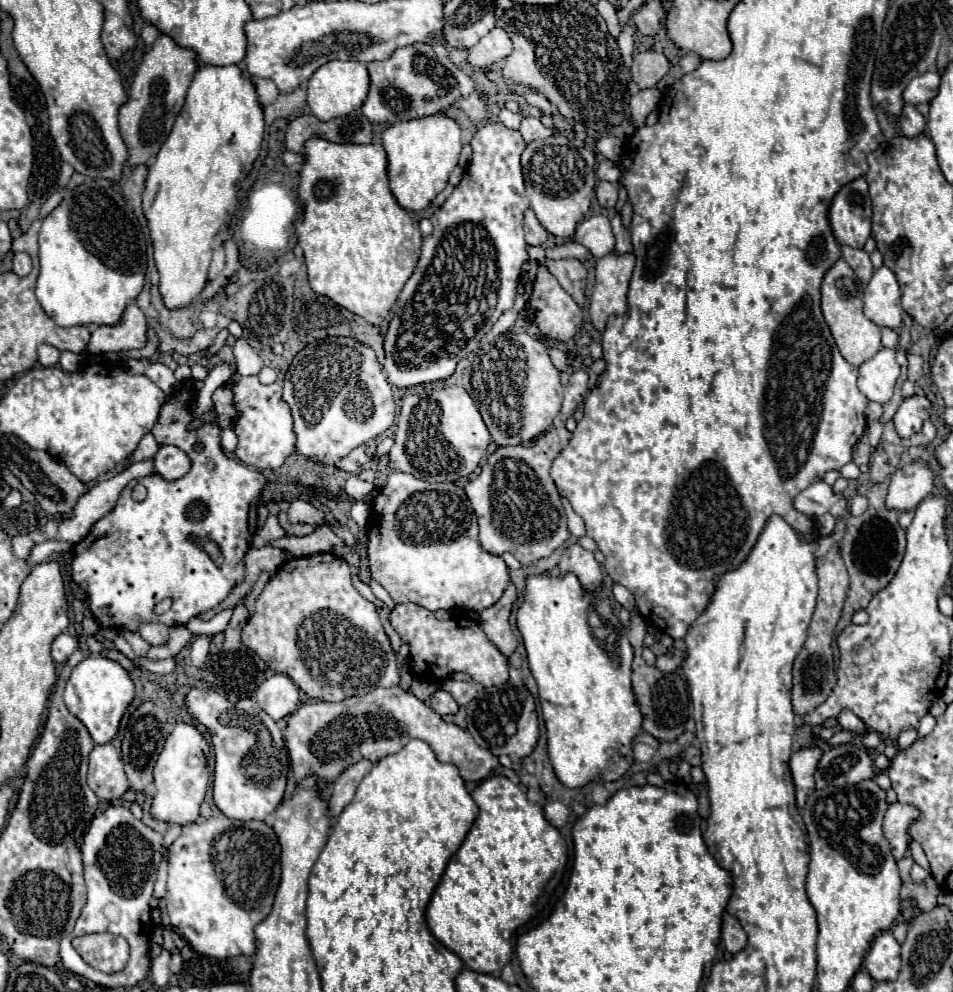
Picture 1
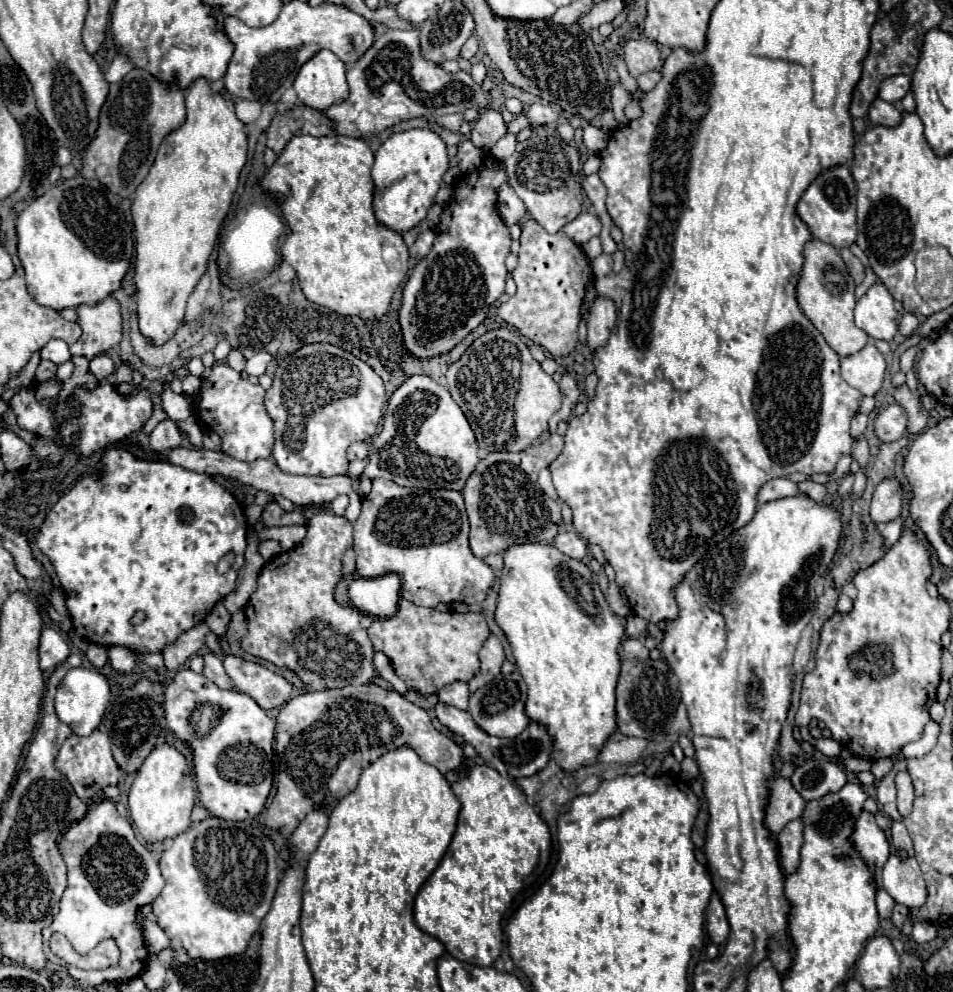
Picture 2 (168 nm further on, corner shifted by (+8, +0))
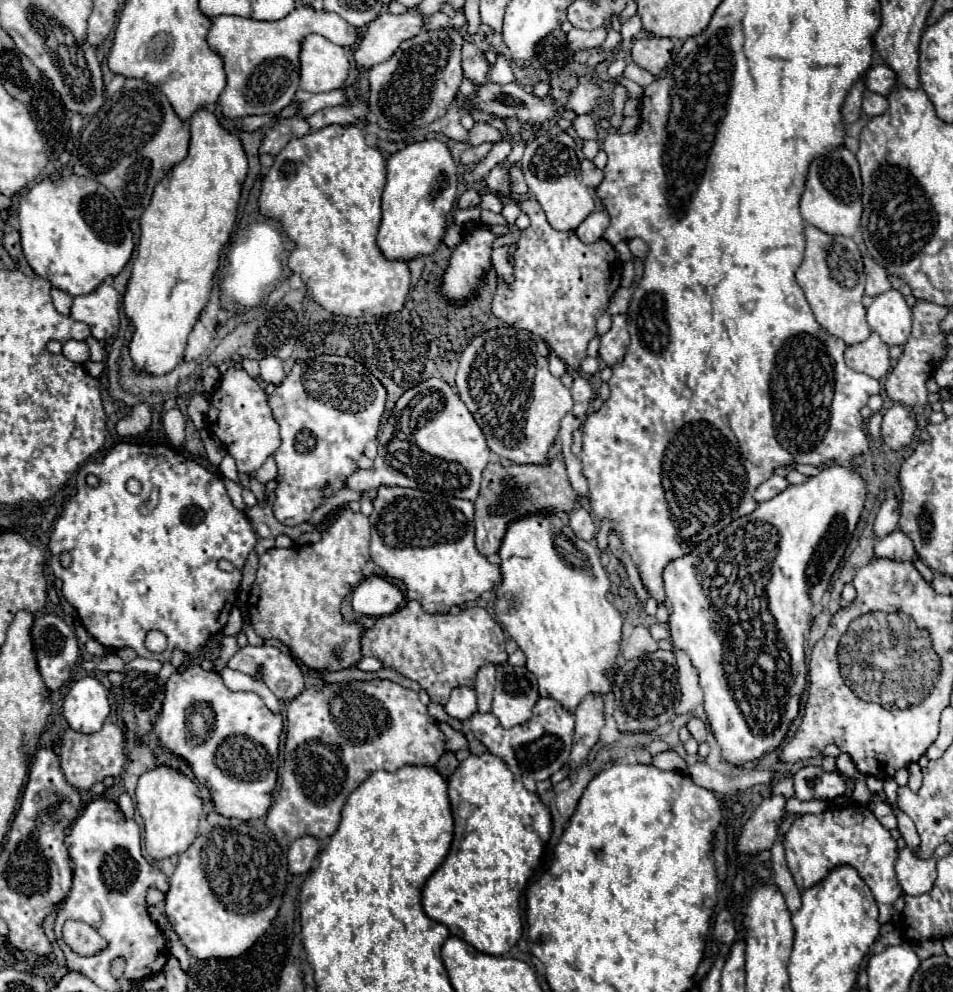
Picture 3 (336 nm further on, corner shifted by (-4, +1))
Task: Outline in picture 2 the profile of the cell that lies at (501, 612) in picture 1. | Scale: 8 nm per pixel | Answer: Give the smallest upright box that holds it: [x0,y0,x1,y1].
[469,634,505,692]

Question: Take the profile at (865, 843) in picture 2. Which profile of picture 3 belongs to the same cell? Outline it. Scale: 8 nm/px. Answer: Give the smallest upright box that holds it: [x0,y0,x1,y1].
[787,805,901,923]

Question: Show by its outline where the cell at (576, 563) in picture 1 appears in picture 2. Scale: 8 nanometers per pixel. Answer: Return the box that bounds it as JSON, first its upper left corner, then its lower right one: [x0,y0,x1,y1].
[555,530,587,560]

